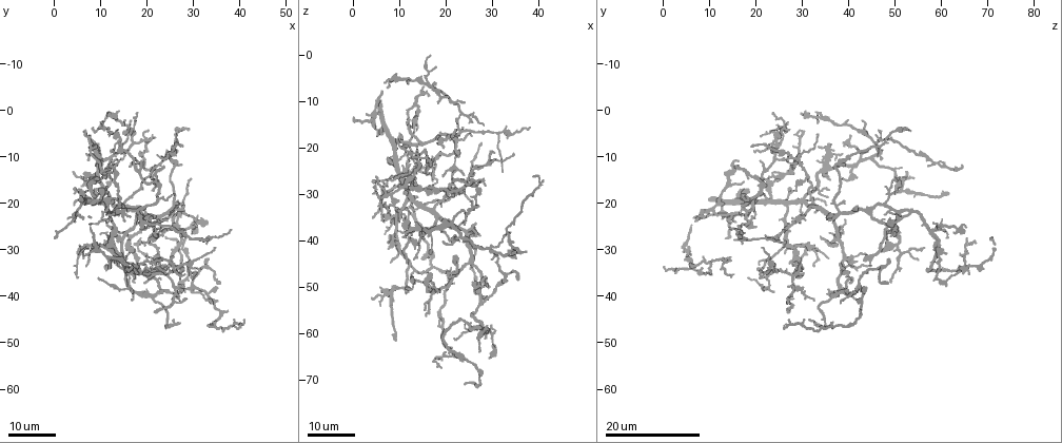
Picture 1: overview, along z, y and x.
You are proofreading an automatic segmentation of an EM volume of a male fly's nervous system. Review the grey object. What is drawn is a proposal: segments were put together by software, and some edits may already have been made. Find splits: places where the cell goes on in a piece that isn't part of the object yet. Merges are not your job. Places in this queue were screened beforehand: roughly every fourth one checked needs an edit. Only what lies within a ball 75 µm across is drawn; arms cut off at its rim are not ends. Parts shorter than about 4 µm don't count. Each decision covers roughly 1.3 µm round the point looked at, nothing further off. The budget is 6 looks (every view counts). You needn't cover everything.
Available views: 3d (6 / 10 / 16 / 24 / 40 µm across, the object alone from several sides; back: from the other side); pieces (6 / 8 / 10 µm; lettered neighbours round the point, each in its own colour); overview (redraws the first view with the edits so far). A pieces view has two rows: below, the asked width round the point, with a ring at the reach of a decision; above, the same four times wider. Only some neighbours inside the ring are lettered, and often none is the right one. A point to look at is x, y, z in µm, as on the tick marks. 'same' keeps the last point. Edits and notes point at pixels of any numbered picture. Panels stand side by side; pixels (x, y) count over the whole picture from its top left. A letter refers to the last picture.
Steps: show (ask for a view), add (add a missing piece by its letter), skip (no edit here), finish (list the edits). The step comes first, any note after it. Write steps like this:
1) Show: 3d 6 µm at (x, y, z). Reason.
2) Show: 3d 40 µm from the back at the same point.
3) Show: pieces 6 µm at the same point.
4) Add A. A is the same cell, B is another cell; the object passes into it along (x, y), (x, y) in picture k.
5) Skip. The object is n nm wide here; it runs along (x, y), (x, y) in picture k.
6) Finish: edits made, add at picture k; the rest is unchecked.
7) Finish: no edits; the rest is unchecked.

Show: 3d 16 µm at (23.5, 12.0, 16.0). Tapers out.

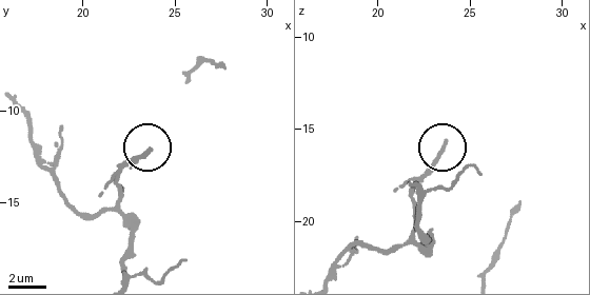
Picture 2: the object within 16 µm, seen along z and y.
Show: pieces 10 µm at (23.6, 12.1, 15.7).

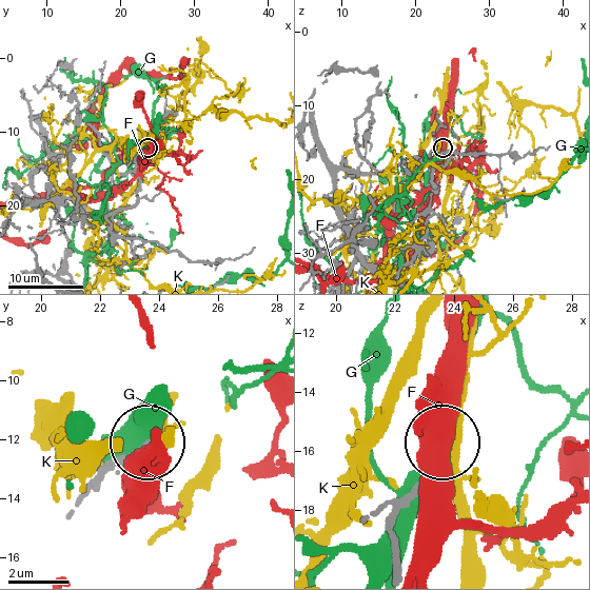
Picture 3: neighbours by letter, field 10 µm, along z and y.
Skip. F, G and K are other cells; none of them fits.

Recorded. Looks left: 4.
Show: 3d 16 µm at (19.5, 36.5, 40.5).

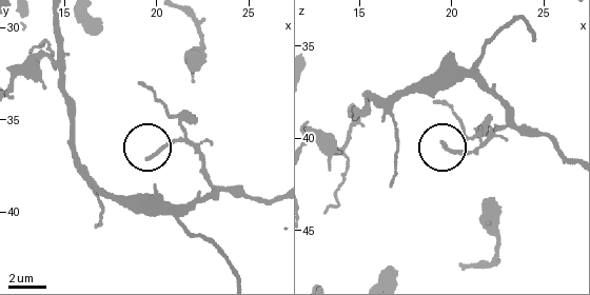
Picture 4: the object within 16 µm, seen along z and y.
Show: pieces 10 µm at (19.5, 37.1, 40.3). What lies round it.

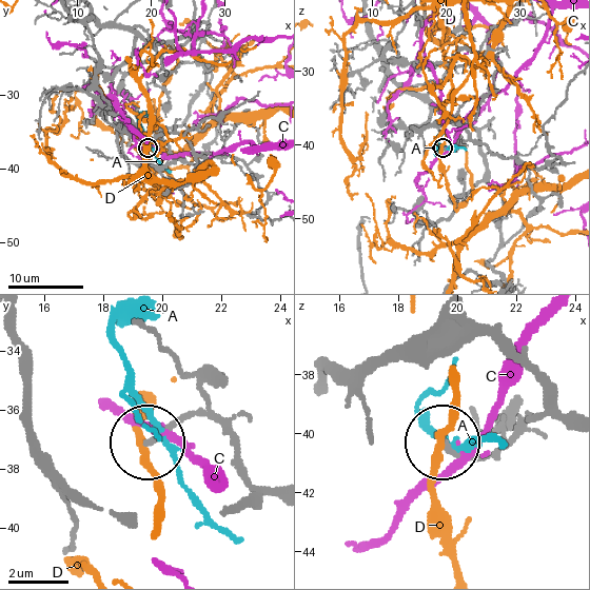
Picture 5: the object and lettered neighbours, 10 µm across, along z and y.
Skip. A, C and D are other cells; it runs along (236, 507), (252, 492), (214, 424), (183, 416), (149, 436) in picture 5; none of them fits.

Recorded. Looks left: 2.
Show: 3d 24 µm at (34.0, 41.0, 38.0). Free end.

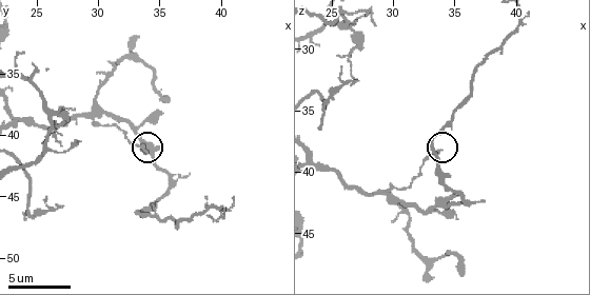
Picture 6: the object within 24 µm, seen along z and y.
Show: pieces 10 µm at (33.8, 41.2, 38.4).

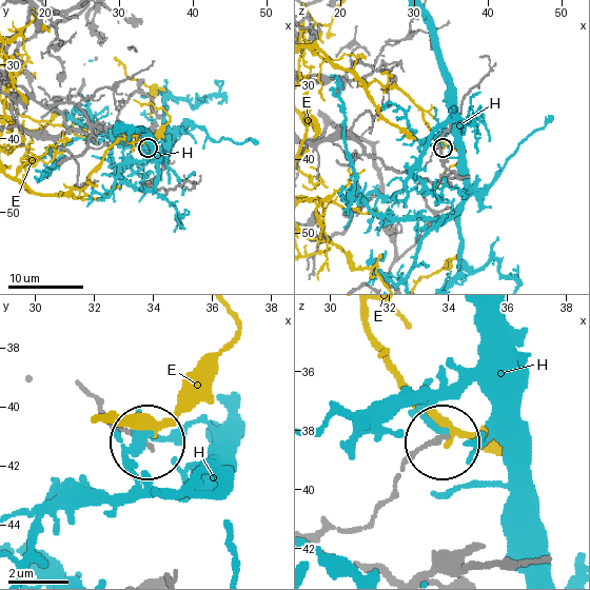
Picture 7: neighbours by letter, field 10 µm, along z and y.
Skip. E and H are other cells; it runs along (321, 536), (367, 527), (404, 469), (439, 440) in picture 7; none of them fits.

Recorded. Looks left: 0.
Finish: no edits; the rest is unchecked.

